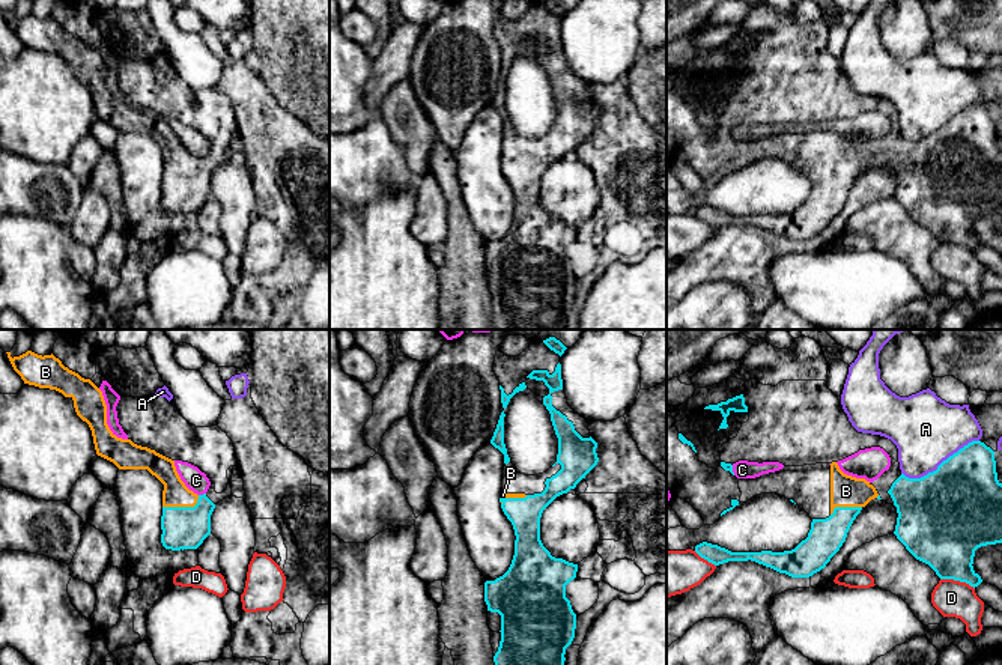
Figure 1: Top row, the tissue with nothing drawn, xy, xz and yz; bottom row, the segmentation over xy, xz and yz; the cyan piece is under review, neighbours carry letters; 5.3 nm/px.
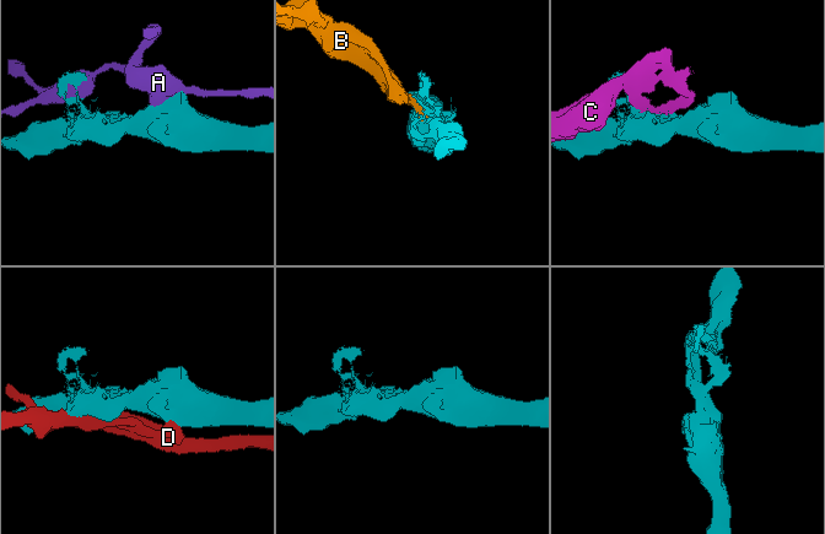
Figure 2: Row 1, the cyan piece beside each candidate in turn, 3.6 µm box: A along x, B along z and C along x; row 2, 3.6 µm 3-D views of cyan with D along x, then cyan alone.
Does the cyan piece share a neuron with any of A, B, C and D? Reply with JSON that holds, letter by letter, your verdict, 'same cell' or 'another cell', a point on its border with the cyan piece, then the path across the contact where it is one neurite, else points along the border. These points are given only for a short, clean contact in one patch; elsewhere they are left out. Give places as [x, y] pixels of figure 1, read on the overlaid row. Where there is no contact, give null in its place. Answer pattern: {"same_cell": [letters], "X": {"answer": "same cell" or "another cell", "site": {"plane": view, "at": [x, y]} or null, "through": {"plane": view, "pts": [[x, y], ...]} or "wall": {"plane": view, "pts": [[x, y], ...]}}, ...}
{"same_cell": ["B"], "A": {"answer": "another cell", "site": {"plane": "yz", "at": [939, 465]}}, "B": {"answer": "same cell", "site": {"plane": "xy", "at": [182, 507]}, "through": {"plane": "xy", "pts": [[182, 528], [182, 507], [175, 494]]}}, "C": {"answer": "another cell", "site": {"plane": "xy", "at": [203, 494]}}, "D": {"answer": "another cell", "site": {"plane": "yz", "at": [957, 579]}}}

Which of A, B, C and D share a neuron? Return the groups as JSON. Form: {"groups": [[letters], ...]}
{"groups": [["A"], ["B"], ["C"], ["D"]]}

